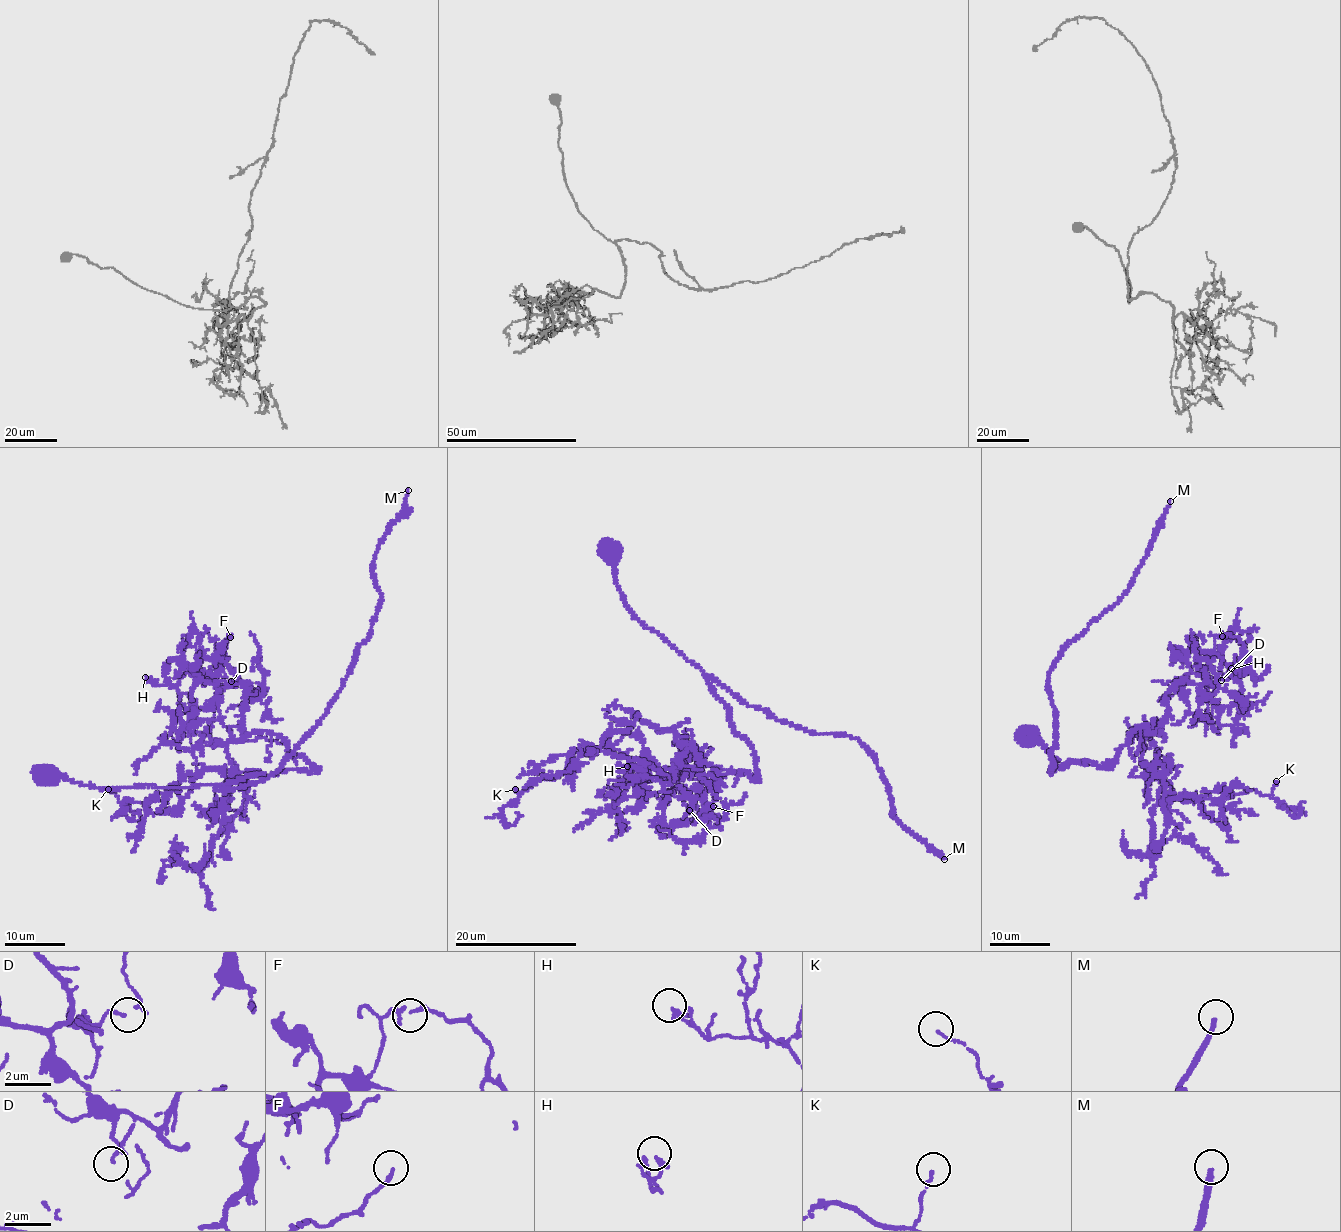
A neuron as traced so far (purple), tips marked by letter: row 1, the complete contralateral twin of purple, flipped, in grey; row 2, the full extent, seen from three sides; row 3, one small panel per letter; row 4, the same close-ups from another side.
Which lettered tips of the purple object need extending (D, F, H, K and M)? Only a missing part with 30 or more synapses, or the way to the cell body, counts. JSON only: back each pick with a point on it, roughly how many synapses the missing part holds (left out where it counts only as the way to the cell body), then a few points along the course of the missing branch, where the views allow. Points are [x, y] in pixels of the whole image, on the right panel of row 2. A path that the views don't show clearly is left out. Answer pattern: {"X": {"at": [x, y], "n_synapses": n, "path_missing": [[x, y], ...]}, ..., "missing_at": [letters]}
{"M": {"at": [1170, 501], "n_synapses": 70}, "missing_at": ["M"]}

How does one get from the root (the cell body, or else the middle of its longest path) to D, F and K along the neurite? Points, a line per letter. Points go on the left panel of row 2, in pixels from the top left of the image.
D: (44, 773), (116, 790), (311, 771), (312, 765), (276, 735), (255, 731), (242, 739), (251, 684), (231, 681)
F: (44, 773), (116, 790), (311, 771), (276, 735), (242, 739), (251, 684), (217, 657), (200, 672), (230, 637)
K: (44, 773), (116, 790), (313, 768), (255, 731), (228, 744), (232, 777), (189, 774), (173, 810), (108, 789)

